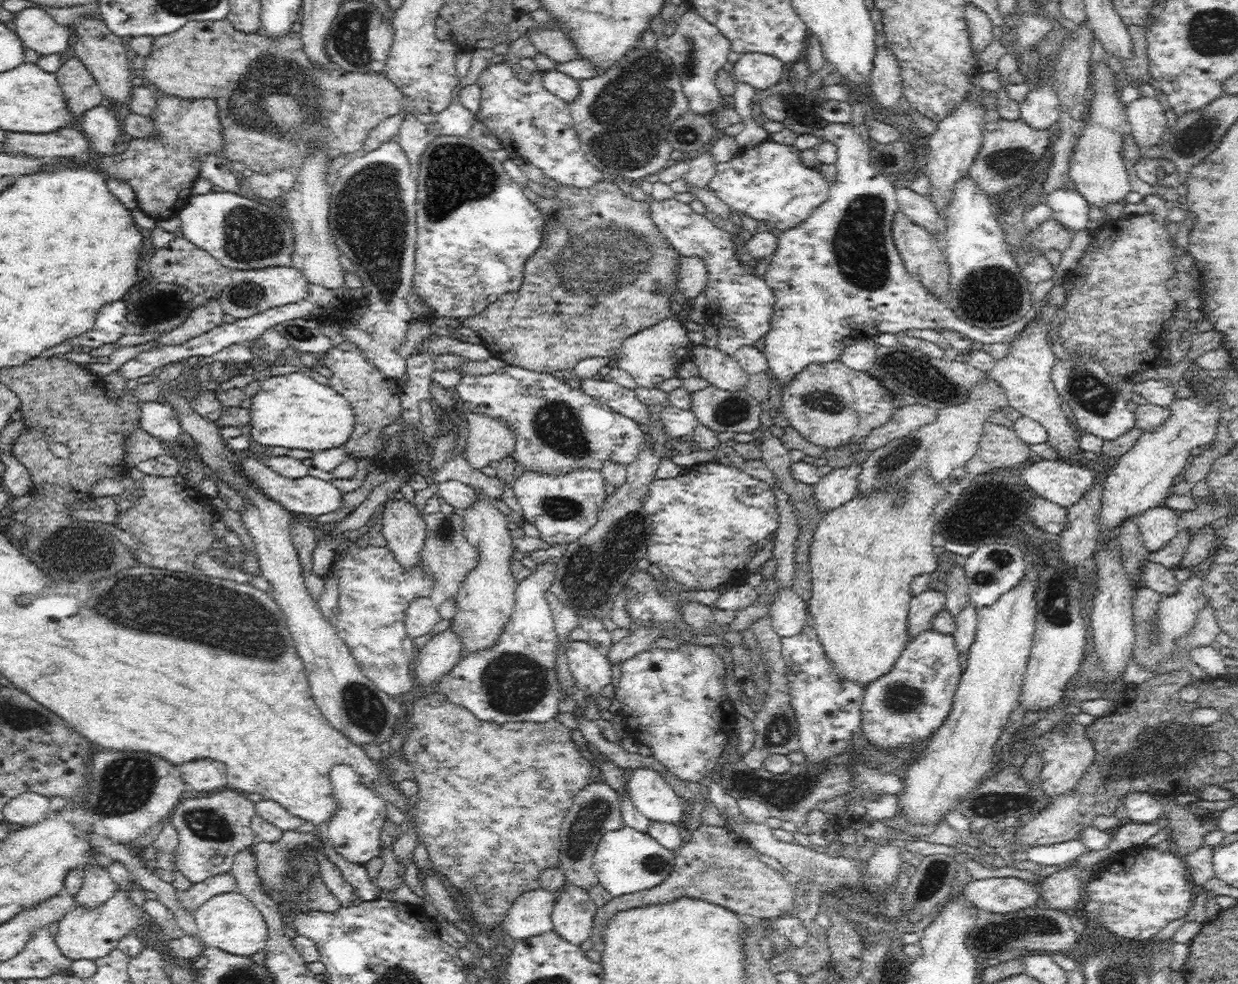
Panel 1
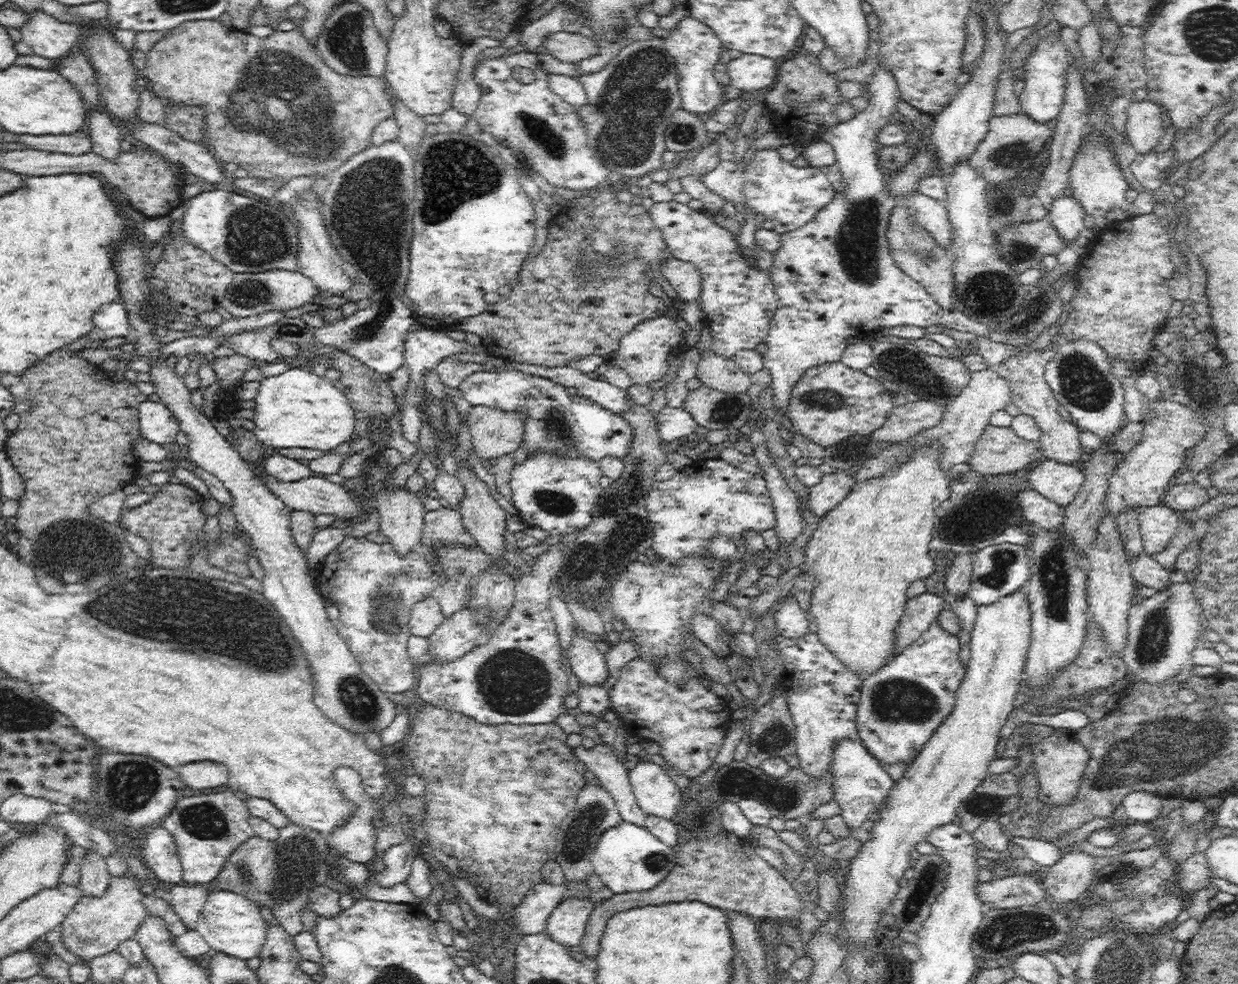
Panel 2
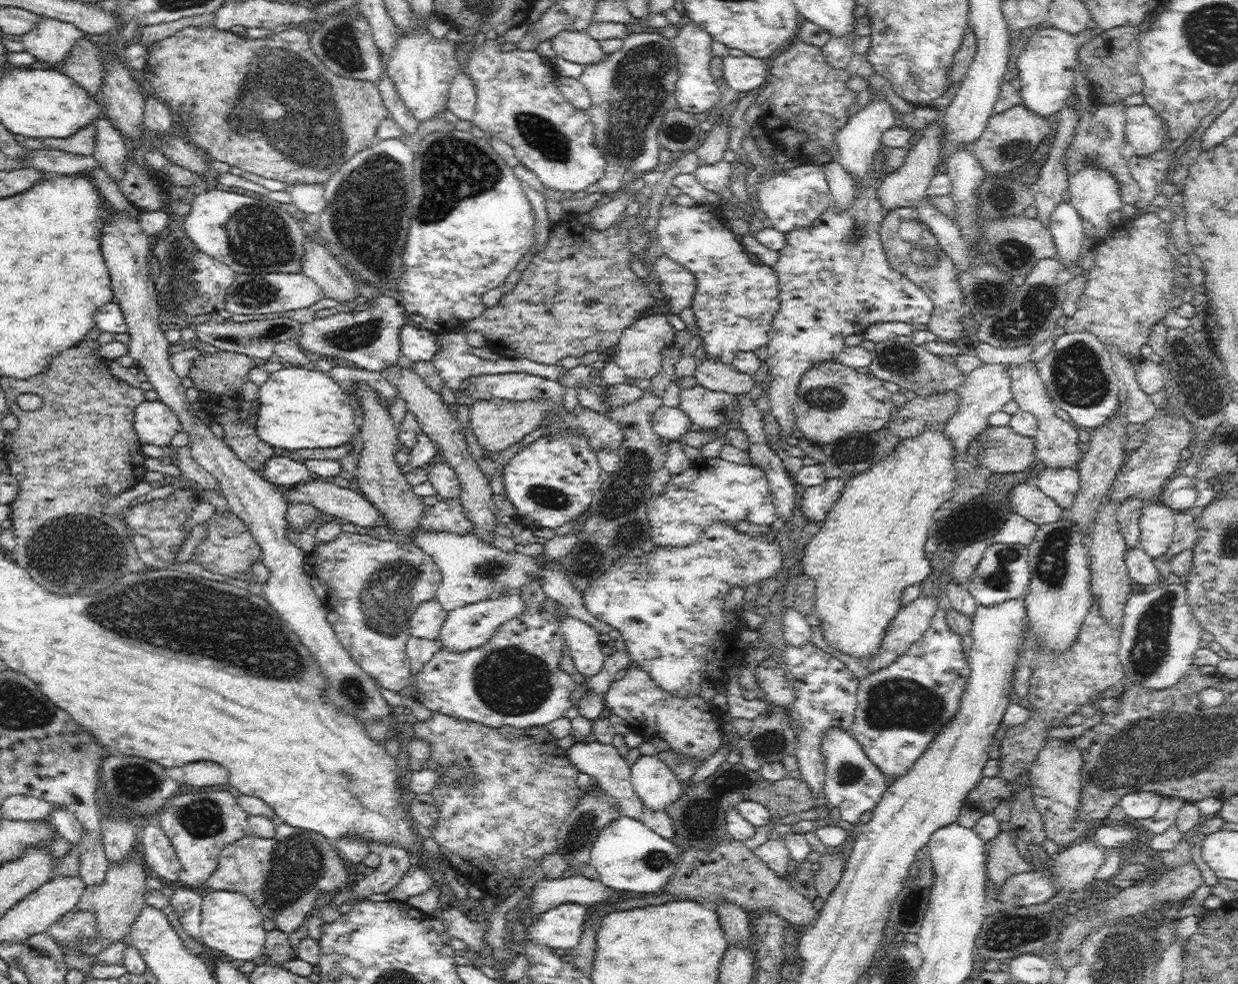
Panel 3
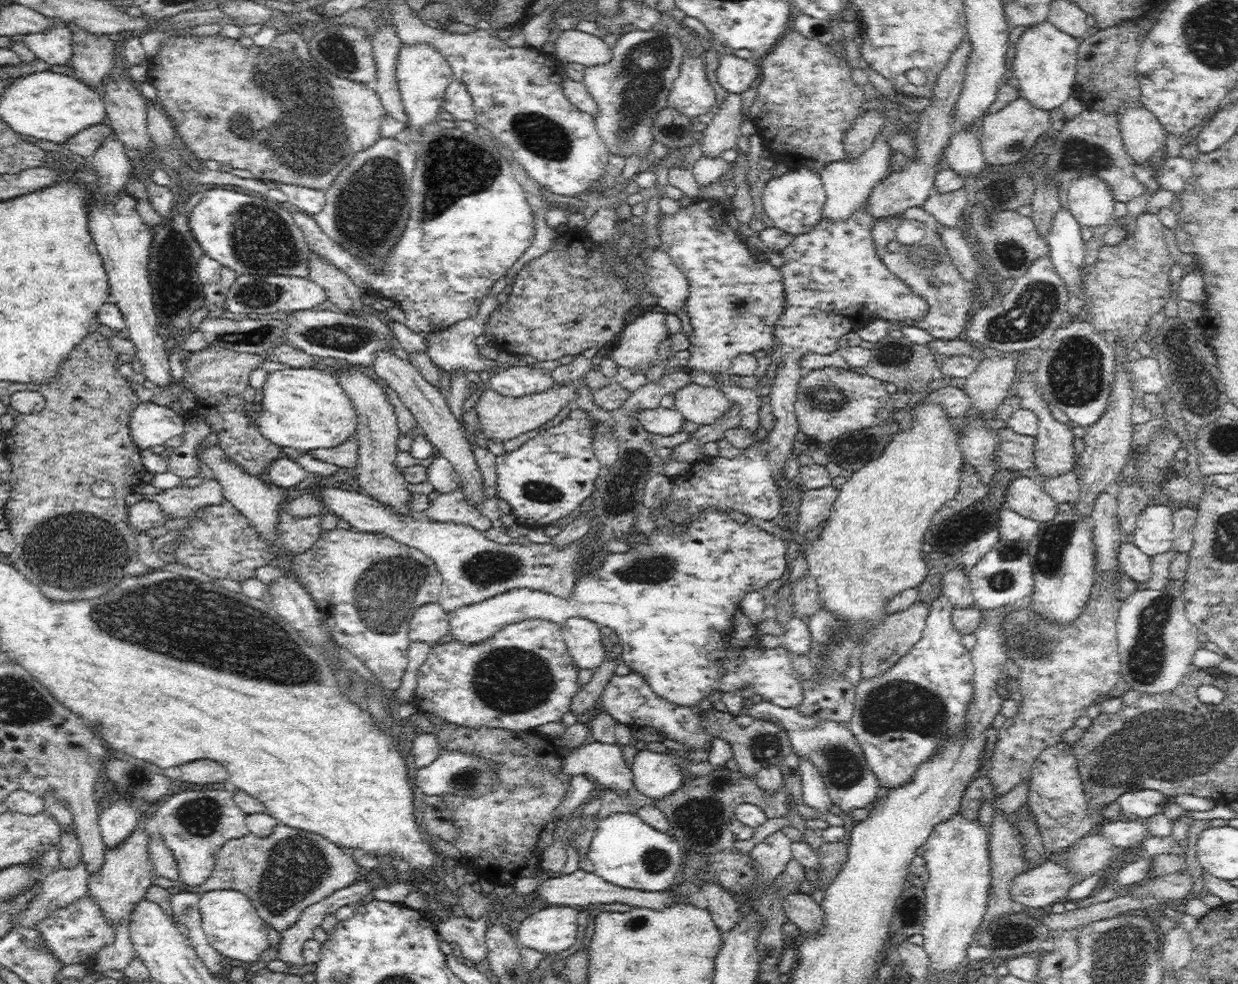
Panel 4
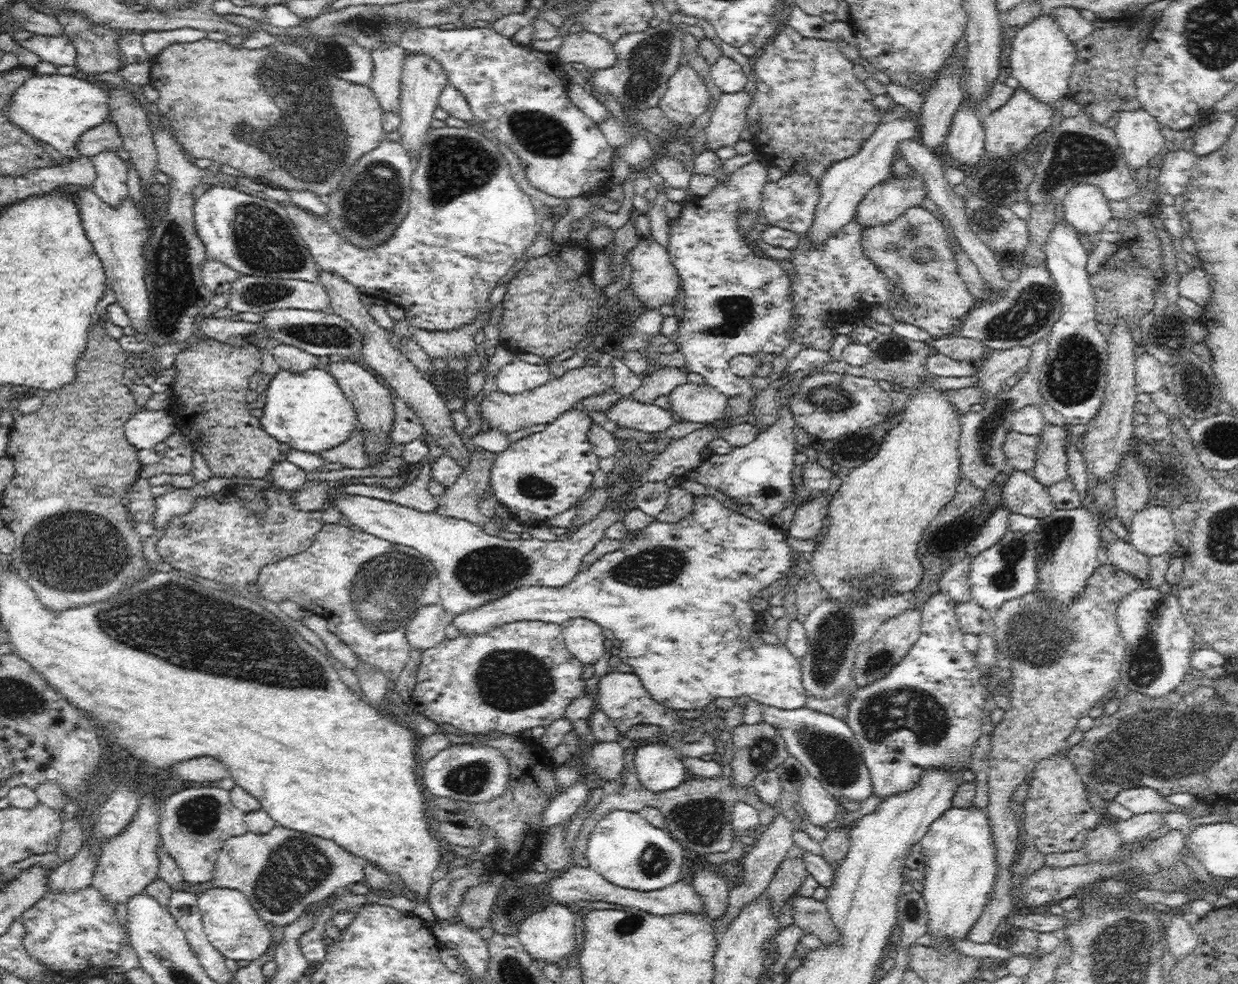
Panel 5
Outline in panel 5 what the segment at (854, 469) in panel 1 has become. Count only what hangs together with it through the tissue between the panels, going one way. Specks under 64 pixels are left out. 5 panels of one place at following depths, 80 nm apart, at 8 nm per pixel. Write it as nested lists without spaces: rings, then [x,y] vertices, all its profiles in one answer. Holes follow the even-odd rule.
[[[814,493],[801,507],[796,509],[788,536],[800,540],[813,539],[823,528],[823,520],[829,516],[827,495]]]

